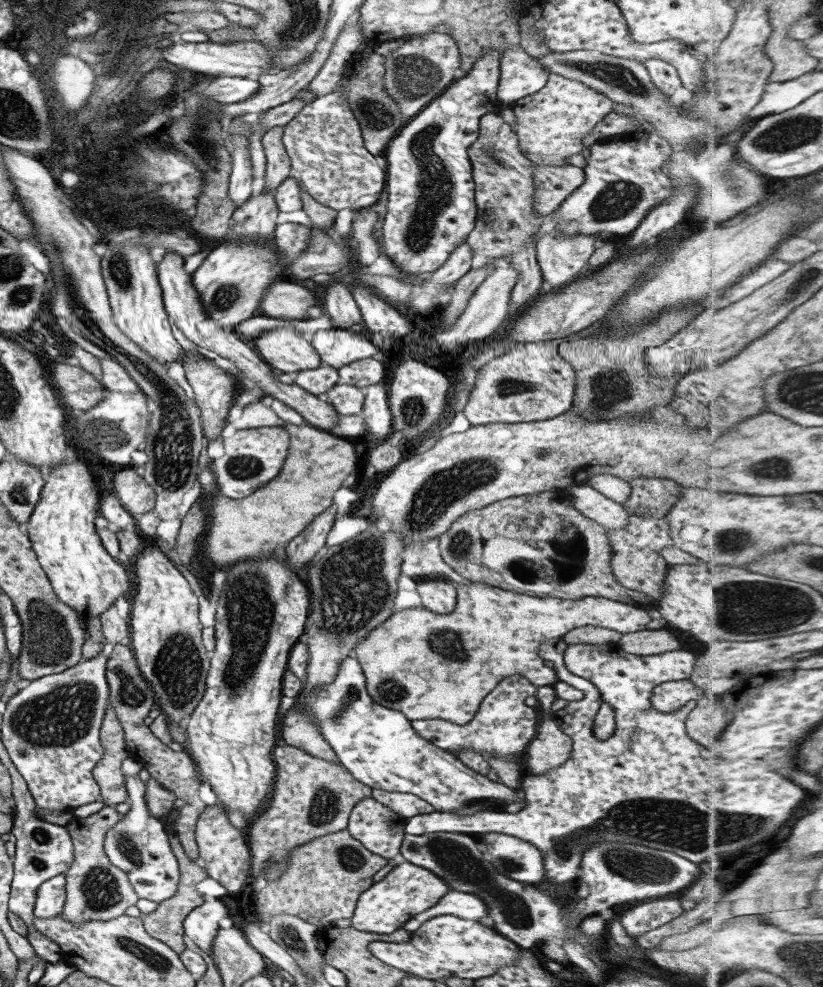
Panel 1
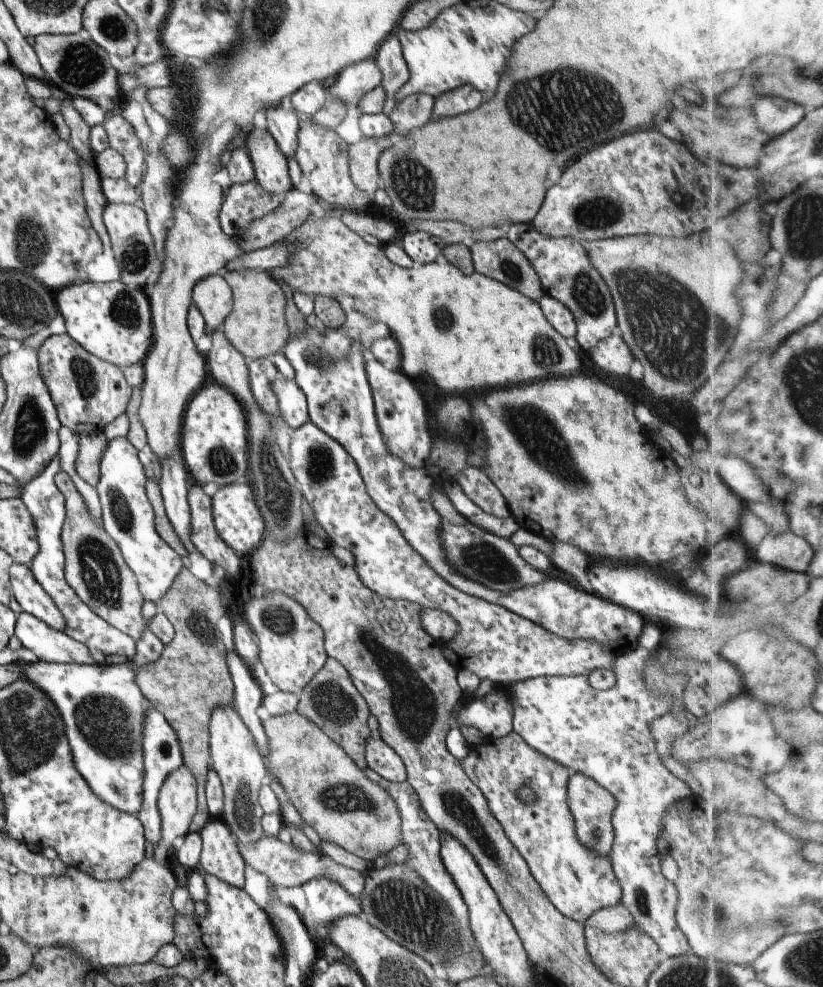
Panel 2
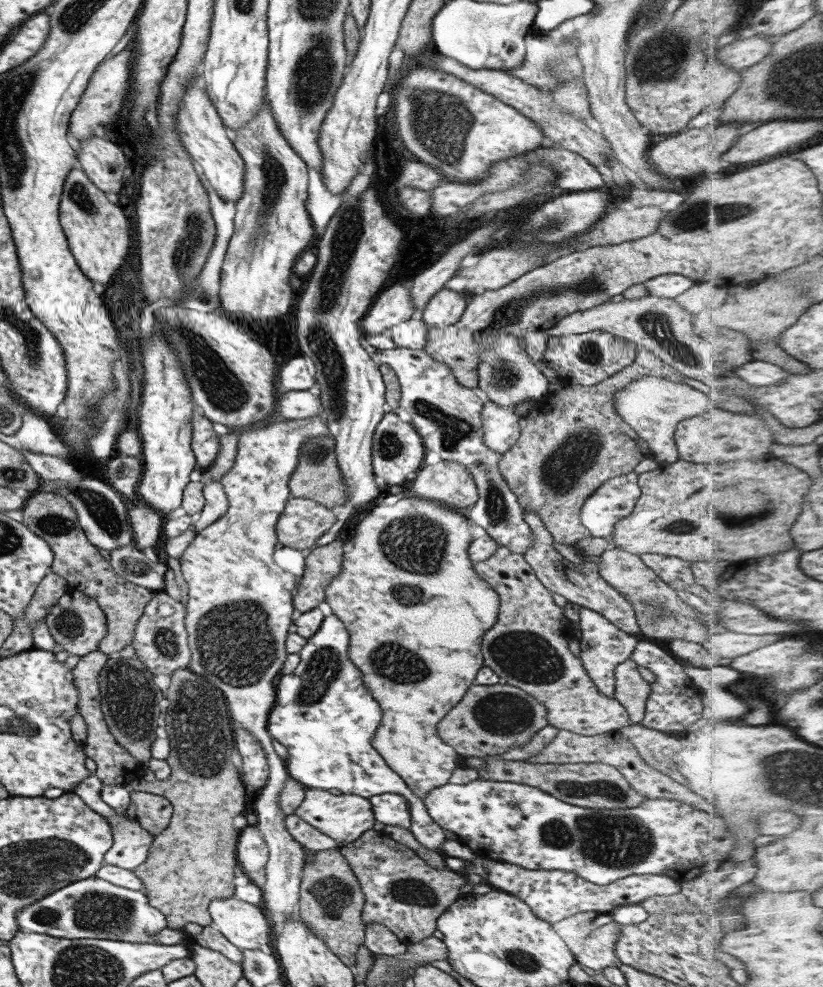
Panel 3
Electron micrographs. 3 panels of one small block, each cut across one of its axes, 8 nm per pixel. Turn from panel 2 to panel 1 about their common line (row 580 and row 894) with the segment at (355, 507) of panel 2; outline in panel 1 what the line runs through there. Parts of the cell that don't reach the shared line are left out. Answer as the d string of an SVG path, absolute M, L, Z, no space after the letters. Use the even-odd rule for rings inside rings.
M405 861L393 867L386 878L375 882L360 895L351 918L351 928L374 934L392 934L396 930L403 929L403 925L415 914L436 907L440 899L450 892L450 885L442 878L438 878L436 874L432 874L422 866Z

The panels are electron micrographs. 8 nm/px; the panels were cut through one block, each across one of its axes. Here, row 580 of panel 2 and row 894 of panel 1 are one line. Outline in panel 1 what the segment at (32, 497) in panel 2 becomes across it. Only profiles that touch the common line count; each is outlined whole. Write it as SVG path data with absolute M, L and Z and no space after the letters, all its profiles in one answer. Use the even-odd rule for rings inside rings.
M64 873L40 885L36 893L36 903L34 903L34 916L38 918L61 916L66 903L65 886Z

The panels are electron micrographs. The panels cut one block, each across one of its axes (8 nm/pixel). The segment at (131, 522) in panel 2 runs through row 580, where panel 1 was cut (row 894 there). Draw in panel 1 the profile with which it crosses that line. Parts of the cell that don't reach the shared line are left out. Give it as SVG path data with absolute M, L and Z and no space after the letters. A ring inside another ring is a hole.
M138 775L125 776L130 810L105 836L105 853L112 865L120 868L134 888L140 900L150 900L160 904L176 894L180 880L178 859L169 843L165 825L154 818L147 809L146 783Z

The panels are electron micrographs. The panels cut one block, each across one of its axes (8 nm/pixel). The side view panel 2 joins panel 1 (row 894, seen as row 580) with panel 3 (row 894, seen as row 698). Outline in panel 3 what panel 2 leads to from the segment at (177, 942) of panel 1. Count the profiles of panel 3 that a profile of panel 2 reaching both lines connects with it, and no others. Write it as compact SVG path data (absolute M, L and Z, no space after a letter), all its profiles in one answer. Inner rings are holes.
M128 644L117 655L109 656L104 669L99 673L104 720L116 742L146 767L149 760L153 760L151 744L157 738L156 728L160 723L165 725L171 748L166 759L171 768L170 777L166 781L156 779L152 782L139 779L132 782L128 788L130 791L144 791L167 798L173 806L168 828L155 835L146 861L136 868L134 874L144 884L142 892L148 898L148 904L167 918L166 928L184 930L188 922L194 922L204 928L213 925L209 913L210 902L216 898L232 898L235 894L234 867L237 865L235 848L239 835L238 820L242 818L247 795L245 784L230 754L234 750L234 725L223 692L204 677L190 669L175 670L171 674L170 687L163 694L154 683L154 675L146 666L139 659L132 660L134 654L135 648Z

